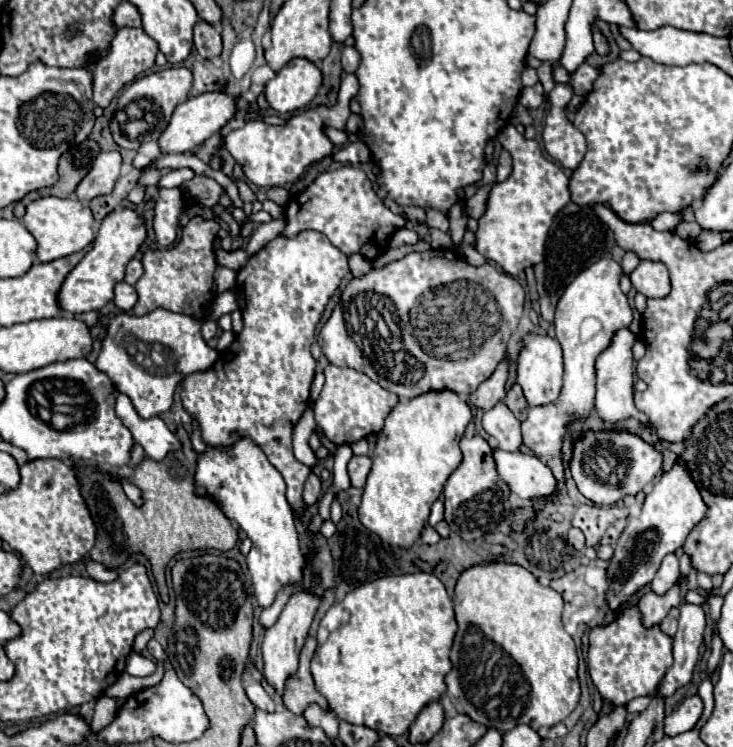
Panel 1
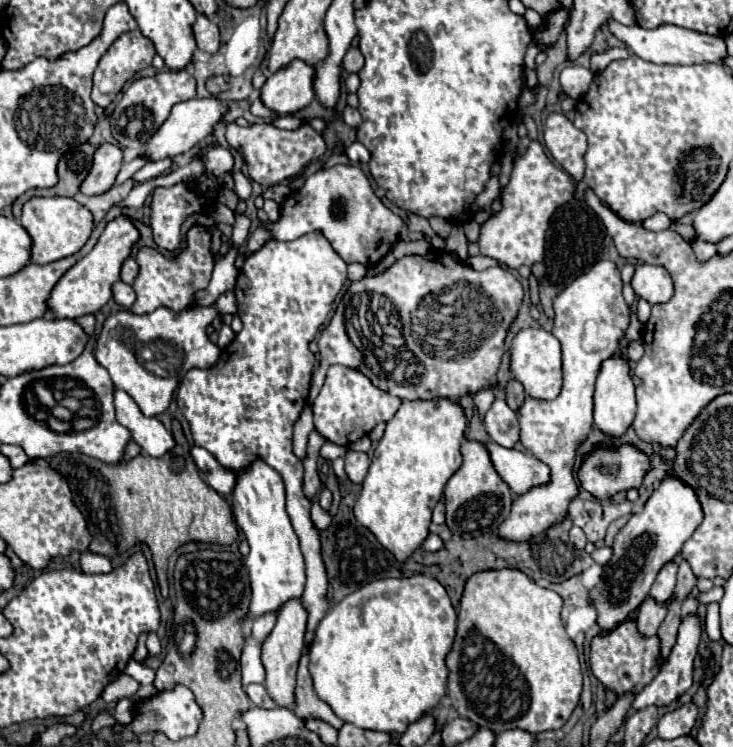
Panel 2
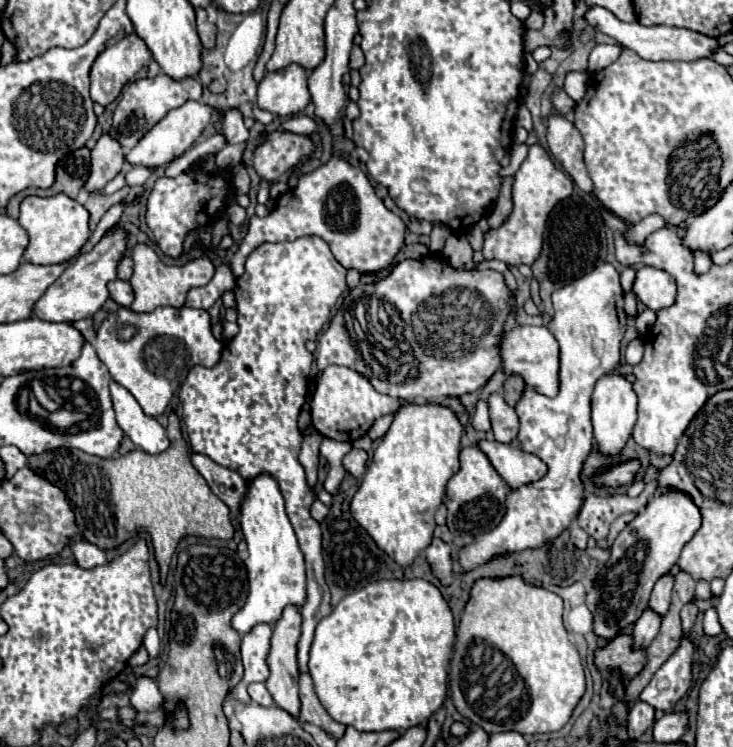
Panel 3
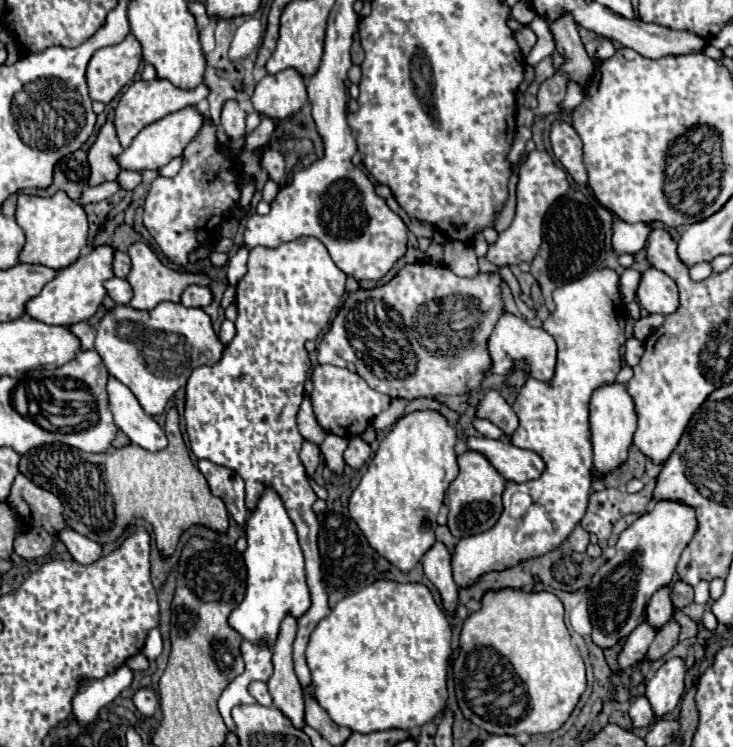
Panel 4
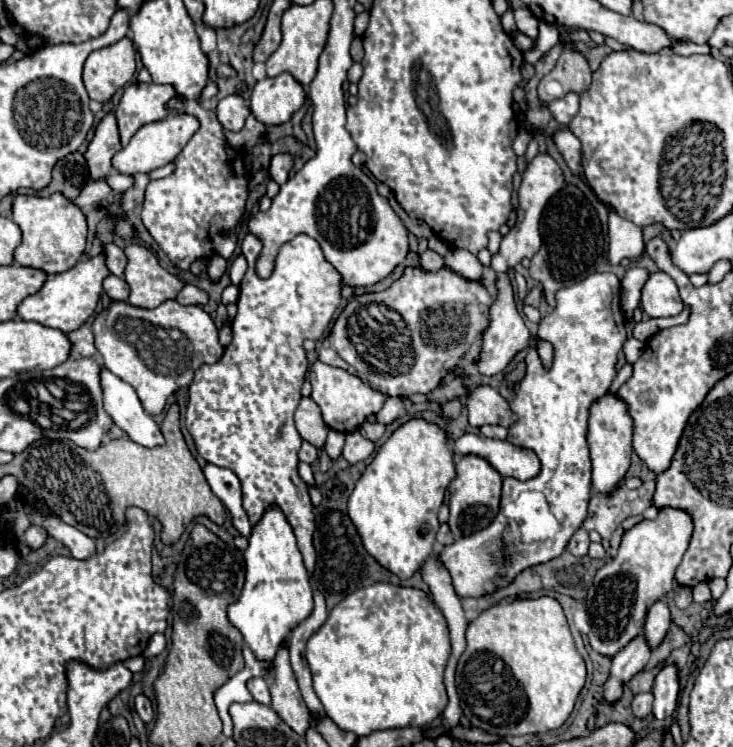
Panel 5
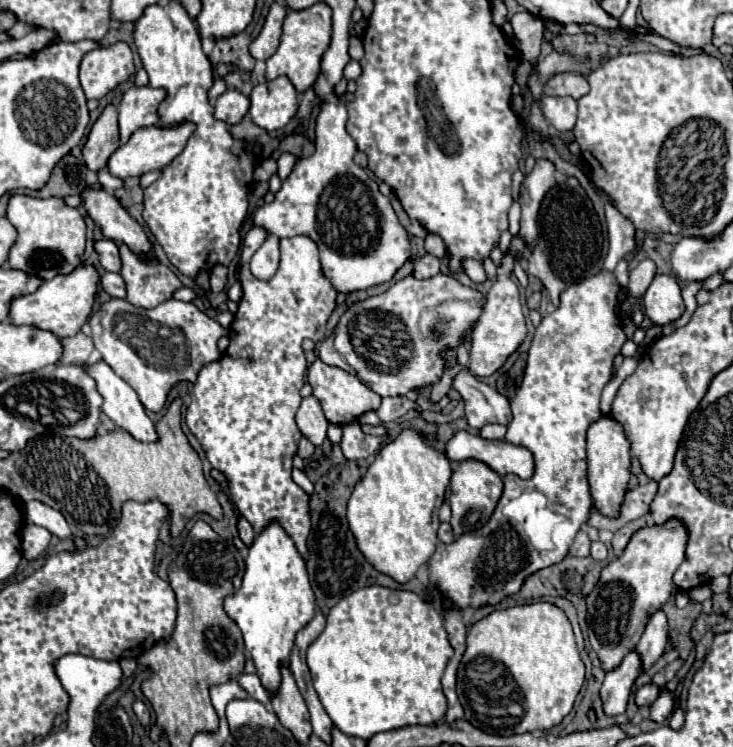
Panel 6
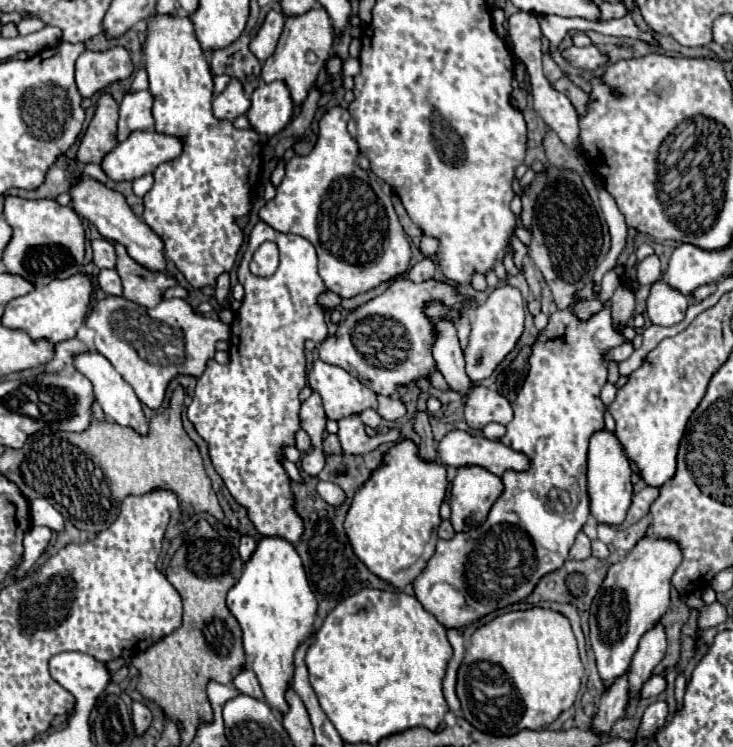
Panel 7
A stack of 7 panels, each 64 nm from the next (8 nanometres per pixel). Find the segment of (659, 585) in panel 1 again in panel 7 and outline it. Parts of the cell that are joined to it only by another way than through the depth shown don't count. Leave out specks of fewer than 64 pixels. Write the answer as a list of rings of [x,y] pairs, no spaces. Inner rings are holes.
[[[656,624],[640,640],[640,646],[638,646],[636,654],[634,654],[634,660],[632,660],[632,666],[630,666],[630,672],[628,672],[628,696],[630,696],[630,702],[634,698],[640,698],[640,688],[652,676],[652,670],[662,660],[664,652],[666,652],[666,634],[664,634],[662,624]]]

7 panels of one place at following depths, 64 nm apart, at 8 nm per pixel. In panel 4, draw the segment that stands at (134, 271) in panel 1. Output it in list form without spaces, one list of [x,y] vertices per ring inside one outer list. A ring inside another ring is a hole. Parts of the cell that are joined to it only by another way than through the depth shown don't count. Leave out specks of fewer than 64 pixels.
[[[114,250],[112,270],[114,270],[114,276],[118,276],[118,278],[126,278],[128,276],[128,272],[130,272],[130,258],[128,258],[126,252]]]

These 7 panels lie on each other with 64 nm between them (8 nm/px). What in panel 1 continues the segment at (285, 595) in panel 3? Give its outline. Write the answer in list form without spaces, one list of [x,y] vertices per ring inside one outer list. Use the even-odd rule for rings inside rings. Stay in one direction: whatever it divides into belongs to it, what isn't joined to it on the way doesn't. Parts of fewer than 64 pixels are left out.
[[[242,438],[228,448],[208,448],[208,452],[198,458],[196,490],[198,494],[212,496],[224,514],[234,520],[250,538],[252,550],[246,556],[246,564],[260,608],[268,608],[282,586],[302,586],[306,556],[300,548],[292,508],[286,502],[284,478],[254,442]]]

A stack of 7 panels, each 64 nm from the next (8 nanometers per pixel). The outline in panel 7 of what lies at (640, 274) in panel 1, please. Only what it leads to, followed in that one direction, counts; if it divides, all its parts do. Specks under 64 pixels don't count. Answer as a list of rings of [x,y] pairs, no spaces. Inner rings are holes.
[[[664,280],[652,284],[652,292],[648,296],[648,316],[652,324],[674,326],[684,320],[686,310],[688,310],[686,296],[672,290]]]

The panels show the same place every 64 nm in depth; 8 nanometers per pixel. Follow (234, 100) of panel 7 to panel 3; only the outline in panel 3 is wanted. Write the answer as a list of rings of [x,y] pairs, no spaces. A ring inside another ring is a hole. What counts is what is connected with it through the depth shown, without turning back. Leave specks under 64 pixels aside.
[[[230,108],[224,114],[224,136],[230,144],[246,142],[249,139],[248,128],[244,125],[244,118],[240,115],[240,110]]]

